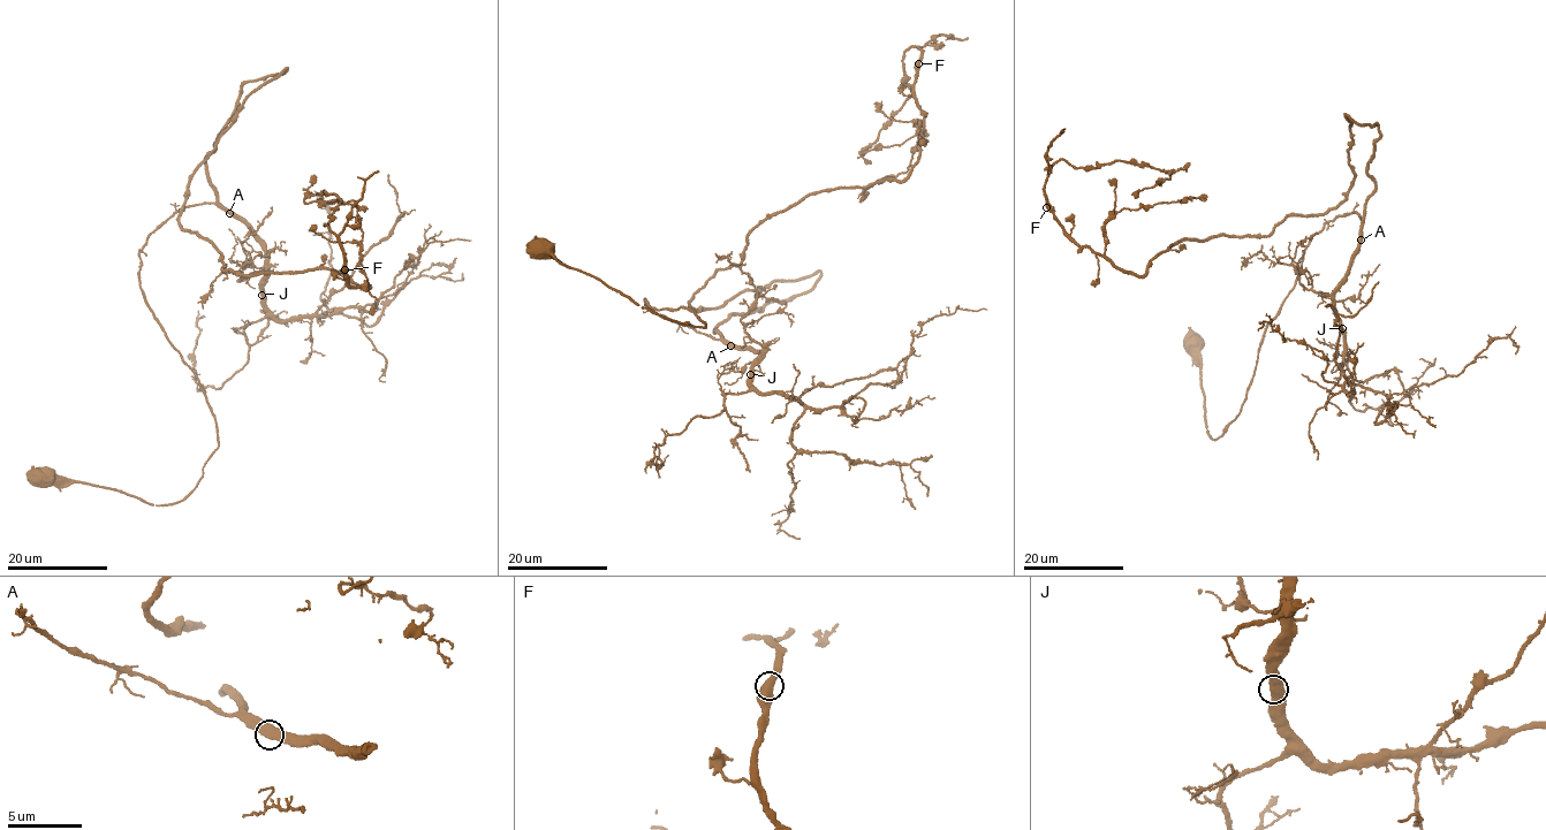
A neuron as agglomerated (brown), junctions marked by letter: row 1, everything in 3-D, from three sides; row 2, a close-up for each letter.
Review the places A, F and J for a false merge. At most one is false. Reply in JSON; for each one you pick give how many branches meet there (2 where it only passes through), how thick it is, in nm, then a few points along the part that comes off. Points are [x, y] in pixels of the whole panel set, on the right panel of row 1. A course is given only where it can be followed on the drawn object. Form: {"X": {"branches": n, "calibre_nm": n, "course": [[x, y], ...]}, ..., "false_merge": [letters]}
{"false_merge": []}

